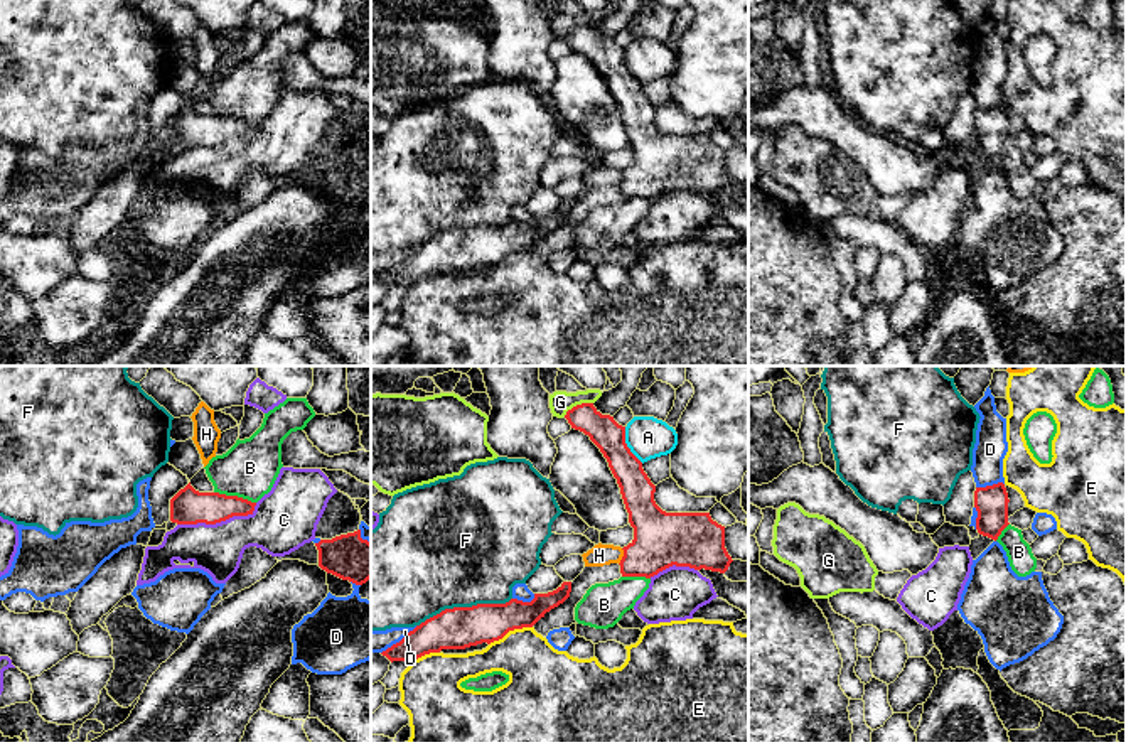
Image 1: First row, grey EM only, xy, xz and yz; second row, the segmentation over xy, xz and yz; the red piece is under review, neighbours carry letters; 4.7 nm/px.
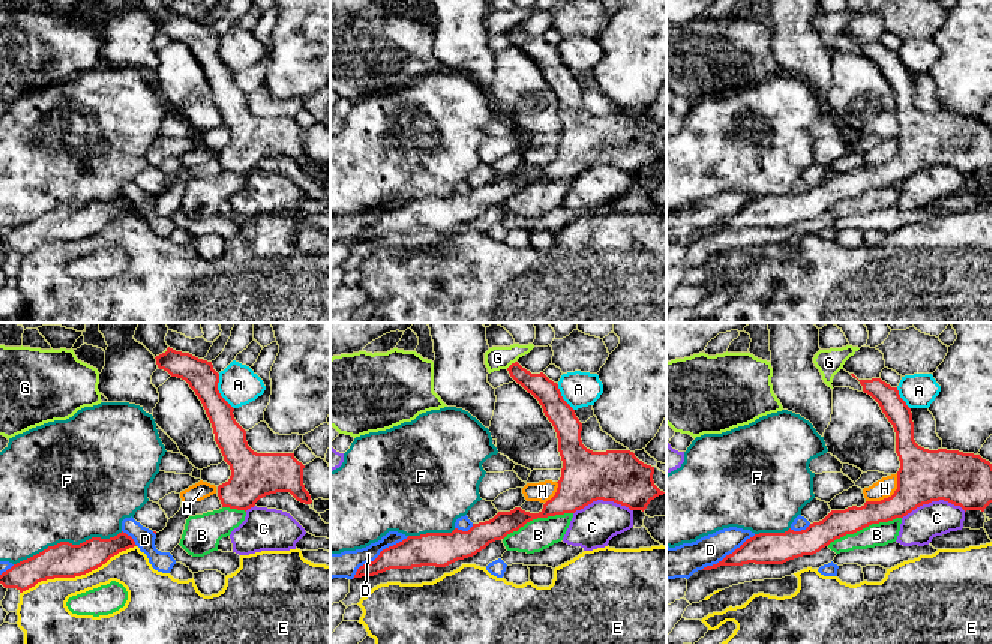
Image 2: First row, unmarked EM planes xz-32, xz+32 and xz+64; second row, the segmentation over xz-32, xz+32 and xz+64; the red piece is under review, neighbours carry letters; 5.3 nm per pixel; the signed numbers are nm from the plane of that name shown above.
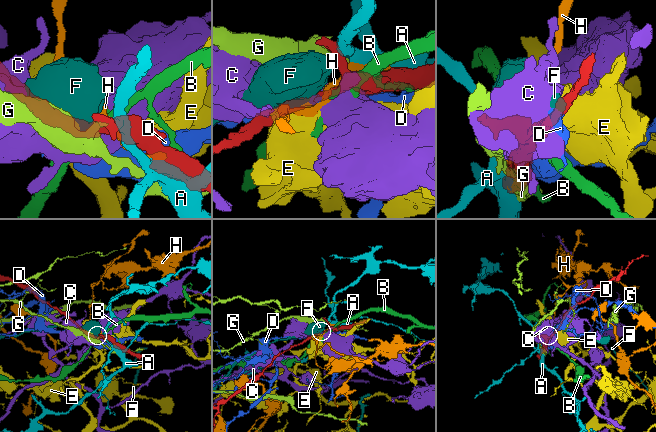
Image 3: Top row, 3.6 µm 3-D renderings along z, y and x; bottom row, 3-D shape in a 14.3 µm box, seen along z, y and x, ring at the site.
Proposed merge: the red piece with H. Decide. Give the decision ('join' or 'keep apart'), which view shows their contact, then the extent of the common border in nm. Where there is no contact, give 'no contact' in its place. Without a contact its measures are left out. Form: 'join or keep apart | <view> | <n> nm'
keep apart | xz | 80 nm

